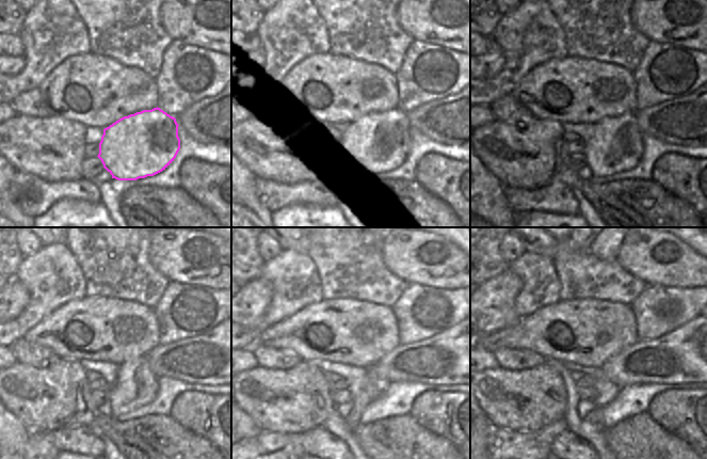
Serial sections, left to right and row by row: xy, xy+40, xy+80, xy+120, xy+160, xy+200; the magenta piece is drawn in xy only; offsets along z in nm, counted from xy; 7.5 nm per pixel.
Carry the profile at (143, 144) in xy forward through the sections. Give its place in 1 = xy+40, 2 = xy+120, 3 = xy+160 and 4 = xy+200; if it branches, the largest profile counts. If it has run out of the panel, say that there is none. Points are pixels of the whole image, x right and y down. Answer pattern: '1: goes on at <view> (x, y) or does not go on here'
1: goes on at xy+40 (375, 144)
2: goes on at xy+120 (137, 384)
3: goes on at xy+160 (374, 388)
4: goes on at xy+200 (595, 415)

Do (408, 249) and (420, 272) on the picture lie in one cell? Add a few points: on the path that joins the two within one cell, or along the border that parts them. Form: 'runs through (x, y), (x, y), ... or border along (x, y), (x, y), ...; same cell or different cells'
runs through (412, 254), (420, 264), (420, 267); same cell

